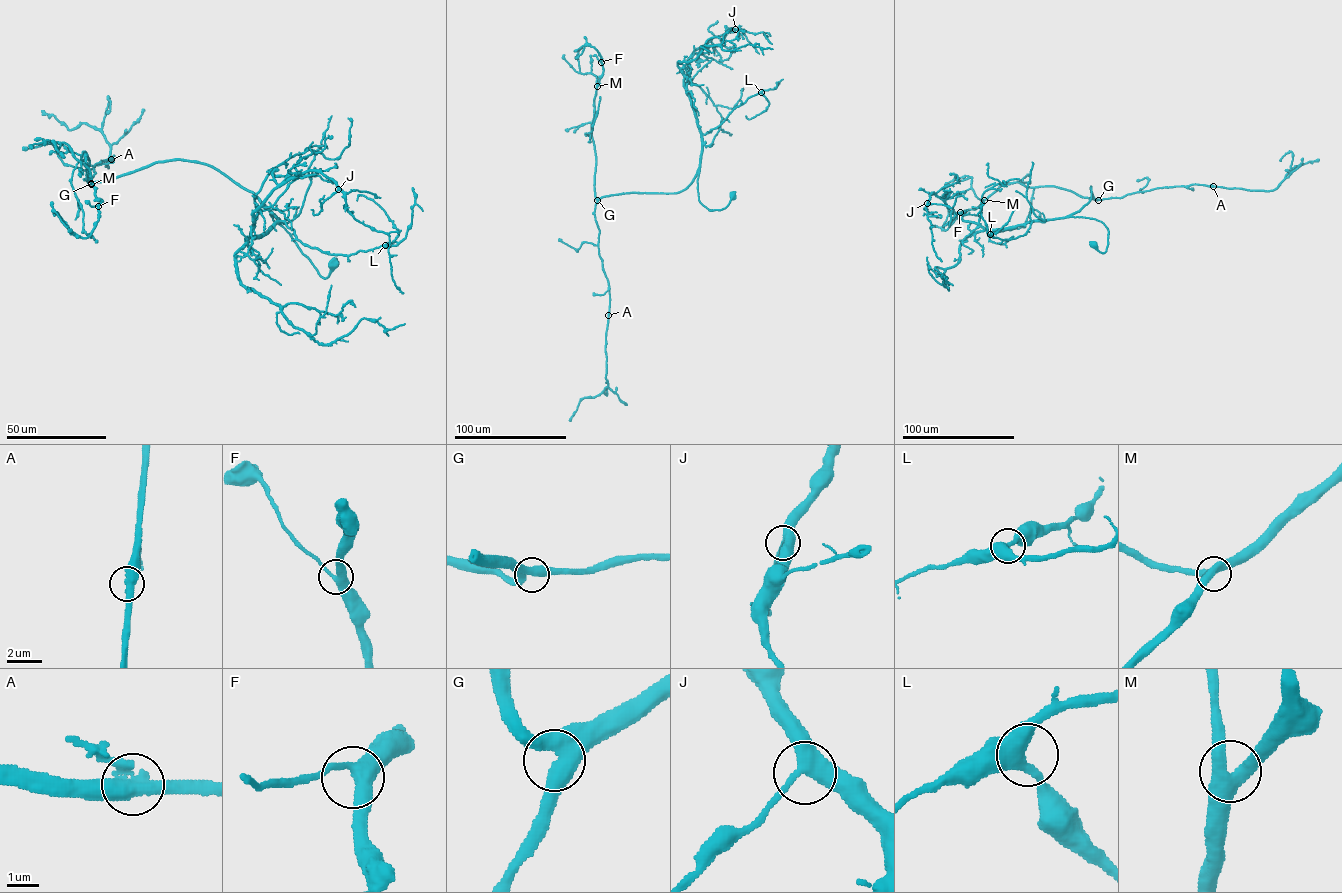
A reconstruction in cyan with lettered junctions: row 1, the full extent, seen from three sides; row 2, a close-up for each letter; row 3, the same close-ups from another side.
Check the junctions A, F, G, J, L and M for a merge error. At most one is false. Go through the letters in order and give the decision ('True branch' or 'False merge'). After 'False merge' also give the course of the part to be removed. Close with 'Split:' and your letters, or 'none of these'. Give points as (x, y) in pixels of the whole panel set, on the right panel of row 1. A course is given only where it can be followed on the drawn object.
A: True branch
F: True branch
G: True branch
J: True branch
L: True branch
M: True branch
Split: none of these

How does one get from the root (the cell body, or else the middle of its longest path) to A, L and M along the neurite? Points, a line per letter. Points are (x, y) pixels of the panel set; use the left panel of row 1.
A: (334, 265), (323, 278), (274, 214), (209, 166), (167, 160), (86, 180), (96, 164), (111, 159)
L: (334, 265), (329, 275), (323, 278), (270, 214), (291, 228), (302, 243), (322, 252), (349, 255), (385, 245)
M: (334, 265), (323, 278), (252, 192), (207, 165), (157, 161), (89, 184), (84, 152), (91, 184)

